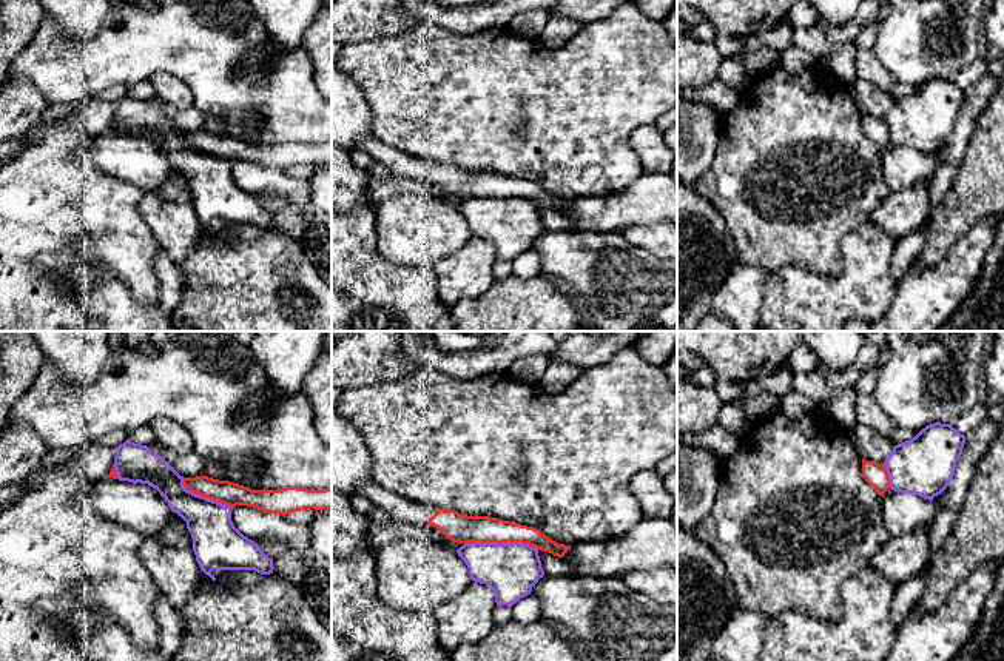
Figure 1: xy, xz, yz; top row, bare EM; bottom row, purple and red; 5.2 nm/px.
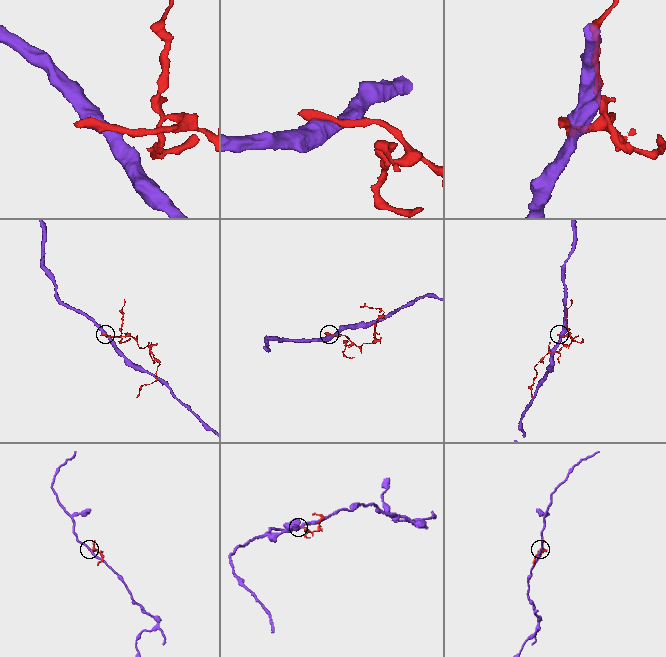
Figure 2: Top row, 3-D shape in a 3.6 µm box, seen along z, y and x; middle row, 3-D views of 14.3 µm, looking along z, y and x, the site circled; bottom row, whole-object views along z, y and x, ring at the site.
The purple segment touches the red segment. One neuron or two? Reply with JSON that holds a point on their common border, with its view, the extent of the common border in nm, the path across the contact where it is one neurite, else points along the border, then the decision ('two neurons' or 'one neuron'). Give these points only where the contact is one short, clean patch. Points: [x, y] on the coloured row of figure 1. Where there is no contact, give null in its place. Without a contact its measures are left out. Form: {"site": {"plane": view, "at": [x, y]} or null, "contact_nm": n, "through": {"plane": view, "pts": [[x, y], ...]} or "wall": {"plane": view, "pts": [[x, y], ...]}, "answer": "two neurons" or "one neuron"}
{"site": {"plane": "xz", "at": [502, 544]}, "contact_nm": 380, "answer": "two neurons"}

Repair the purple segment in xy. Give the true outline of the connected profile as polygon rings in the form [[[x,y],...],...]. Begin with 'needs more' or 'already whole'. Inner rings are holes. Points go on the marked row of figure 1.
already whole; [[[126,439],[117,447],[113,467],[119,481],[148,484],[165,498],[187,522],[196,561],[213,581],[213,570],[273,573],[273,559],[234,527],[233,507],[187,490],[184,476],[147,445]]]

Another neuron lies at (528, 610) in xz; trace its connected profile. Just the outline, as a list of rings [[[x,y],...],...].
[[[531,593],[512,606],[512,621],[518,624],[535,624],[543,621],[538,598]]]

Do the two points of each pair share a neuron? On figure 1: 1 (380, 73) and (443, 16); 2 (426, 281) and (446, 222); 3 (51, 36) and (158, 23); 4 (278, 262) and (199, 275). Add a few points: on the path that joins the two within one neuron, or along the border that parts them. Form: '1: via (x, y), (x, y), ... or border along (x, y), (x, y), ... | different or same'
1: border along (420, 22), (429, 22), (443, 30), (468, 36) | different
2: border along (395, 262), (404, 267), (434, 267) | different
3: via (77, 51), (125, 51), (131, 45) | same
4: via (258, 275), (219, 275) | same

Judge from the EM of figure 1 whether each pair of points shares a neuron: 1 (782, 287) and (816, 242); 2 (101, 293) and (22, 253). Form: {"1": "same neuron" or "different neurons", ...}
{"1": "different neurons", "2": "different neurons"}

